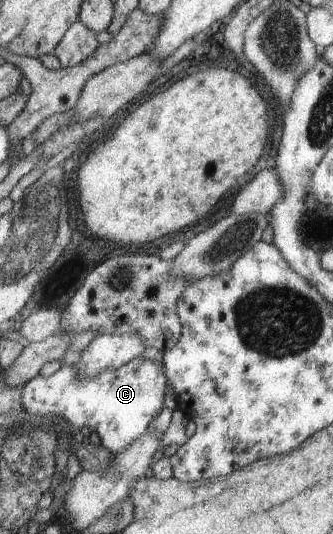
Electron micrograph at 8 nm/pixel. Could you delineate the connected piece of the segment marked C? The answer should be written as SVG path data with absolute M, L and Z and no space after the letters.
M140 356L119 369L107 369L91 379L79 377L76 364L63 364L51 376L37 374L25 384L22 405L32 415L59 416L75 431L91 427L112 454L125 451L147 431L151 419L163 407L167 379L162 363Z

